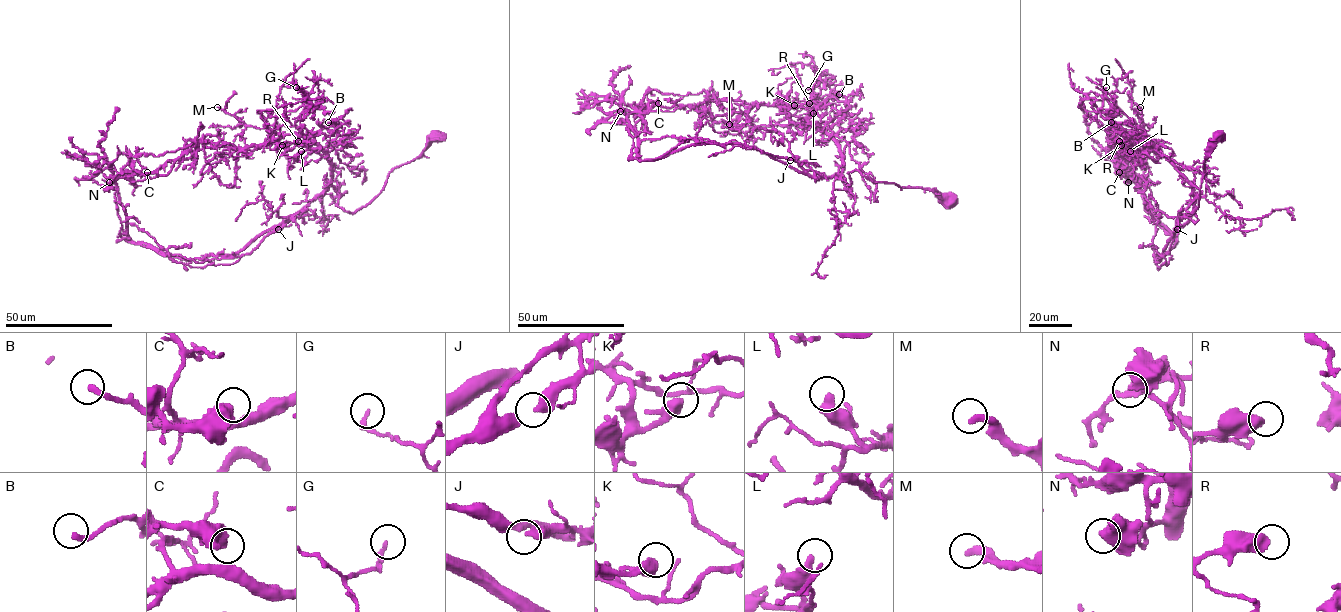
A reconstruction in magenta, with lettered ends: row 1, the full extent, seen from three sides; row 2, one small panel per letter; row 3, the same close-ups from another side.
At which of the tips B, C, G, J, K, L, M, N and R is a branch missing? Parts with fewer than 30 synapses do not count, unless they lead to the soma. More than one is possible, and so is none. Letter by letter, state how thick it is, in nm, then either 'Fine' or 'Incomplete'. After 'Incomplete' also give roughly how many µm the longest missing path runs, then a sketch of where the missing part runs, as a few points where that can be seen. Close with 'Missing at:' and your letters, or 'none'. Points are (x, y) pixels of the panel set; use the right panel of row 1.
B: Thickness 240 nm. Fine
C: Thickness 600 nm. Fine
G: Thickness 190 nm. Fine
J: Thickness 320 nm. Fine
K: Thickness 360 nm. Fine
L: Thickness 440 nm. Fine
M: Thickness 320 nm. Incomplete. Missing length about 60 µm. Course of what is missing: (1140, 107), (1156, 132), (1150, 154), (1145, 140)
N: Thickness 550 nm. Fine
R: Thickness 550 nm. Fine
Missing at: M

